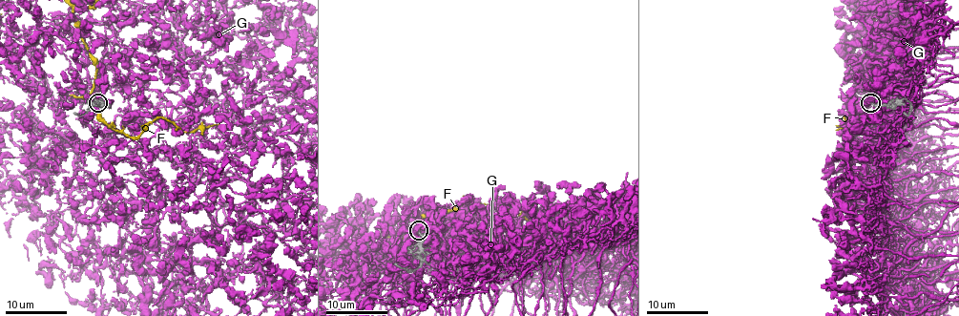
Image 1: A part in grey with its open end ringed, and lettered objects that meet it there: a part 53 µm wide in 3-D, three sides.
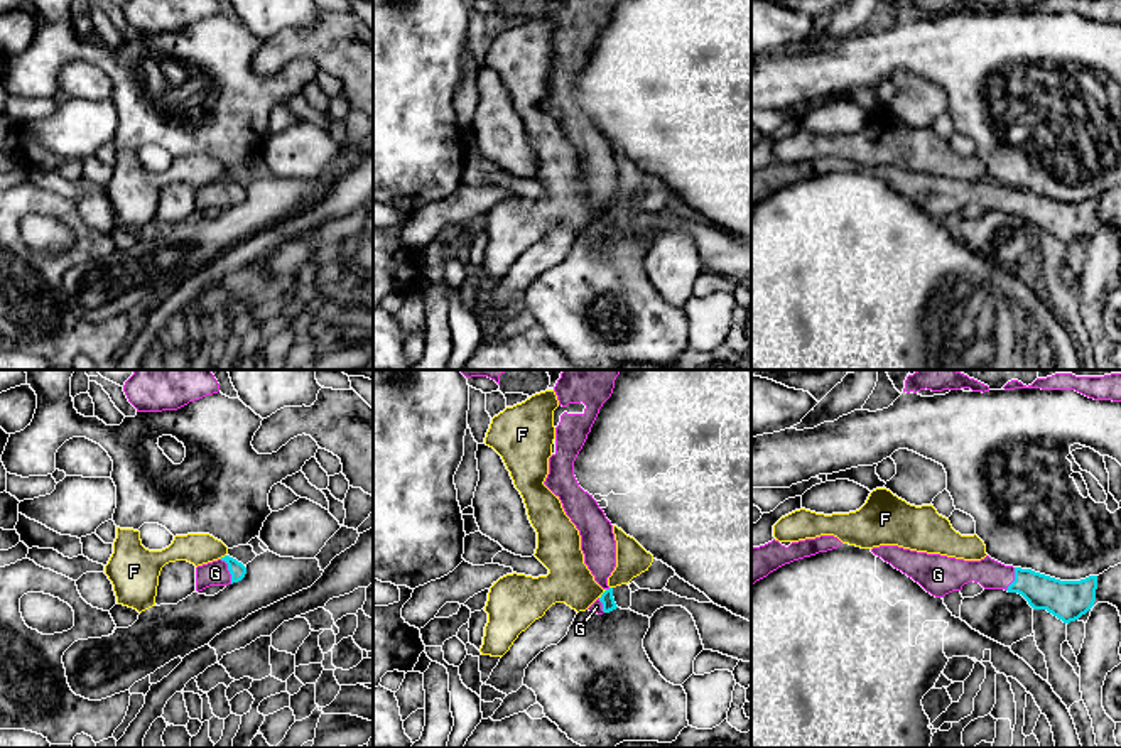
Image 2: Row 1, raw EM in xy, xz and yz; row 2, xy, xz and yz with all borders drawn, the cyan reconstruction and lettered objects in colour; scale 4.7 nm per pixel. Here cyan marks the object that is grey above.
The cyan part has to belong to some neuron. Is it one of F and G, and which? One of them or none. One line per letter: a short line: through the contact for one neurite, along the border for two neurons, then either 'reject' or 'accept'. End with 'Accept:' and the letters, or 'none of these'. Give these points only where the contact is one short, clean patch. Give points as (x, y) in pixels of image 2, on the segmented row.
F: line xz (606, 590), (600, 598); reject
G: line xy (237, 569), (228, 569), (215, 573); accept
Accept: G

